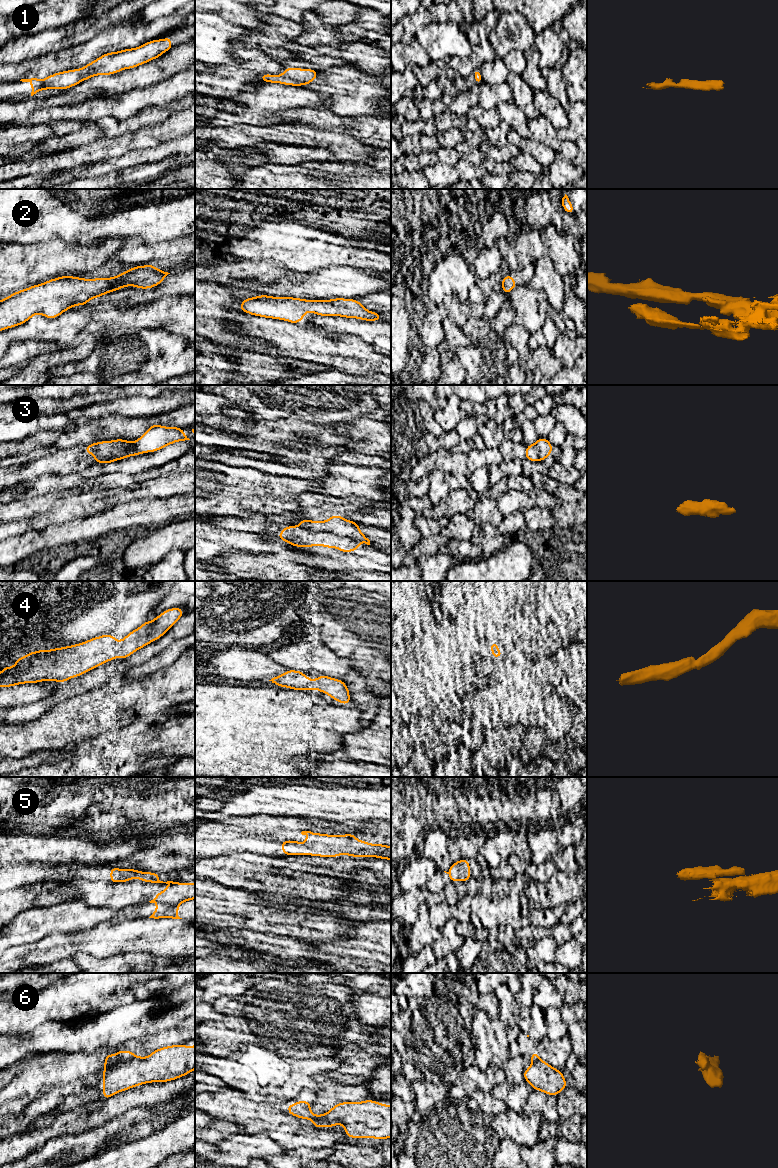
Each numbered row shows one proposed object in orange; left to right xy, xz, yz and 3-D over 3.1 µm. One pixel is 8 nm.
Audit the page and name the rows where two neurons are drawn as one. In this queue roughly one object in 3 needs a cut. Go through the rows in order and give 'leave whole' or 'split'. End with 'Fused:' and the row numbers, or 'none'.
1: leave whole
2: leave whole
3: split
4: leave whole
5: split
6: leave whole
Fused: 3, 5

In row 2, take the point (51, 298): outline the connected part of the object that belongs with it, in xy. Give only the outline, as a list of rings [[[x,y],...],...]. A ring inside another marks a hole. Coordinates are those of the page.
[[[153,264],[136,266],[110,278],[85,279],[74,276],[60,276],[17,291],[0,300],[0,331],[24,324],[35,314],[41,314],[48,319],[57,318],[64,311],[72,307],[86,305],[90,299],[115,292],[123,287],[135,286],[139,289],[149,289],[161,284],[170,274],[162,269],[155,268]]]

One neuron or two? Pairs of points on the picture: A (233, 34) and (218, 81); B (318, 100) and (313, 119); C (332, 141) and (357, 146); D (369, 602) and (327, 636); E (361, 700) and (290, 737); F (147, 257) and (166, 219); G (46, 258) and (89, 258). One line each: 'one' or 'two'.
A: two
B: two
C: one
D: one
E: two
F: two
G: one

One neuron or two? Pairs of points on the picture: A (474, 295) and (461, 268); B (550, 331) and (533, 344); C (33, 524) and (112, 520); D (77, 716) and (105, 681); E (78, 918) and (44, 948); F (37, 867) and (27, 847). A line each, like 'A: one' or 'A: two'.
A: two
B: one
C: two
D: one
E: two
F: two

